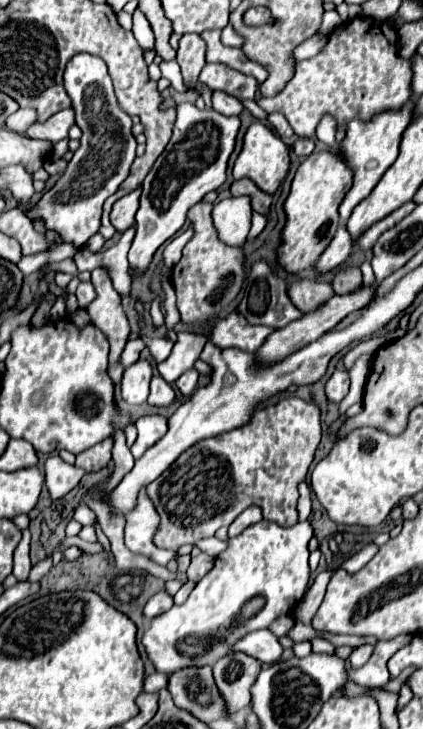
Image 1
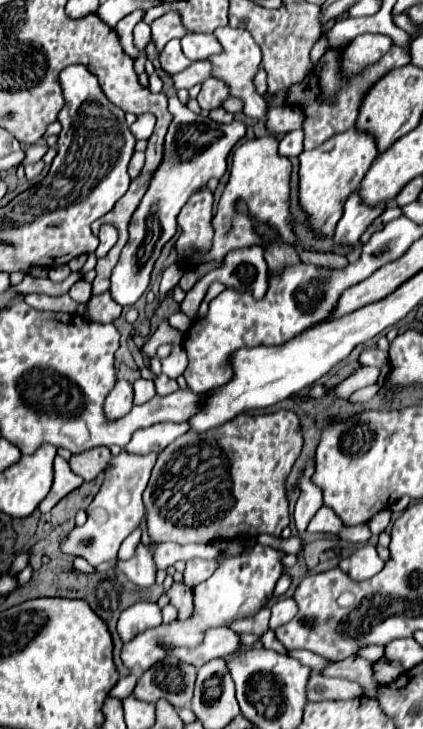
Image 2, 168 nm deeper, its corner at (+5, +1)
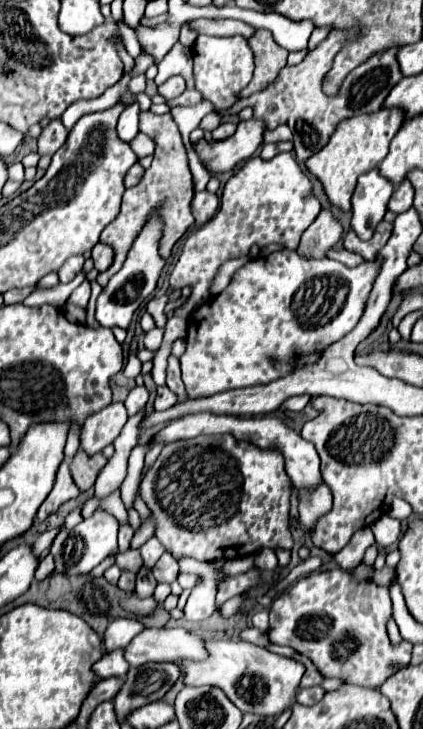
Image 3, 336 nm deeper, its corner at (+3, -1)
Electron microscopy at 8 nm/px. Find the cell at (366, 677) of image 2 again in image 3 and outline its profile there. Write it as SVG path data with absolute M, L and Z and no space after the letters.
M293 656L293 660L295 662L301 662L303 666L305 666L305 674L303 674L303 678L301 678L301 684L299 684L299 690L303 690L303 688L309 688L309 686L317 686L317 684L321 684L321 680L323 680L323 676L315 670L315 666L311 666L311 662L307 660L307 658L303 658L303 656Z

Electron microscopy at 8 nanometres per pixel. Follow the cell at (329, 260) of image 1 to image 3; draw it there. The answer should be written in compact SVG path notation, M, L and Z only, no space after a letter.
M379 168L369 170L369 174L359 176L355 194L353 194L353 220L351 228L361 240L373 236L375 226L383 220L387 212L387 202L393 194L395 184L379 174Z

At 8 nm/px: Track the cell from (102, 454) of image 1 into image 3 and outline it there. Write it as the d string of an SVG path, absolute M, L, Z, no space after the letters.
M81 450L75 454L73 462L71 462L71 476L75 486L85 492L89 488L93 488L97 474L101 472L101 468L107 464L107 458L103 454L95 454L95 458L87 458L87 454L83 454Z

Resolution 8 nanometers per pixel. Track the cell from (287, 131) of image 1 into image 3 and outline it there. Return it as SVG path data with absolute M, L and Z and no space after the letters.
M199 34L195 44L191 46L193 52L193 78L195 88L201 92L205 100L211 100L217 110L227 110L237 100L235 94L251 82L253 70L253 52L243 36L233 38L215 38Z

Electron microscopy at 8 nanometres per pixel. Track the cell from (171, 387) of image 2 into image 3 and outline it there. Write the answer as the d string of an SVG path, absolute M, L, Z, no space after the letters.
M161 386L157 388L157 396L155 396L155 410L167 410L171 406L177 404L177 396L167 388L167 386Z

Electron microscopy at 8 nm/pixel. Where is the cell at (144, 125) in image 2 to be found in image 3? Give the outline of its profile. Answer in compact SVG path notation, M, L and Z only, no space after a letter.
M137 134L135 140L131 142L131 150L135 152L137 158L143 158L143 156L151 156L155 152L155 142L147 136L147 134Z

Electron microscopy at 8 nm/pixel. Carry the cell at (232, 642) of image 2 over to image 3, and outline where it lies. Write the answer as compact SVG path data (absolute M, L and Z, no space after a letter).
M147 628L137 634L125 648L123 656L131 666L147 662L177 662L179 658L207 658L203 638L183 628Z

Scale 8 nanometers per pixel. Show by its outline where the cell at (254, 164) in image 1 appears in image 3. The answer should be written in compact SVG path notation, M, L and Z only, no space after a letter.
M291 152L277 154L269 162L261 160L259 156L249 158L225 184L221 206L215 216L185 240L183 254L171 272L171 286L175 290L191 286L193 292L187 304L179 308L175 316L187 318L193 310L197 310L197 306L207 302L209 284L215 278L219 266L225 260L249 254L253 244L259 244L261 248L269 244L283 244L285 248L295 250L303 232L319 212L321 206L313 196L311 180L303 174Z

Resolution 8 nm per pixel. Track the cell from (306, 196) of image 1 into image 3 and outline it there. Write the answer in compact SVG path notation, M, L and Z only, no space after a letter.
M381 108L379 112L343 120L343 122L339 122L337 130L333 132L329 144L321 152L313 154L311 160L305 162L307 170L321 180L331 204L335 204L343 212L351 210L351 196L353 196L357 178L383 162L383 158L387 156L387 150L389 150L389 142L399 132L403 118L405 118L405 114L399 108Z

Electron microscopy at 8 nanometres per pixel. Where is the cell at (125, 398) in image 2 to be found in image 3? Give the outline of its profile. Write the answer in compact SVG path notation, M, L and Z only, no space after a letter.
M121 402L109 404L107 408L87 416L79 434L81 448L89 456L101 452L105 446L113 444L113 440L121 434L125 422L127 422L127 410Z

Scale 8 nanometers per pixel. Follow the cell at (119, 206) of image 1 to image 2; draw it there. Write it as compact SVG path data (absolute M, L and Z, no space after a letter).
M103 224L101 226L101 230L99 230L99 246L97 246L97 250L95 250L95 254L97 254L97 258L101 258L101 256L105 256L111 248L113 248L113 244L117 242L117 228L113 226L113 224Z

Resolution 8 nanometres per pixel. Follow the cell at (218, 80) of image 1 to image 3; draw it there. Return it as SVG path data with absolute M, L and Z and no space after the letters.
M171 76L165 84L159 86L159 94L163 98L177 98L185 90L185 80L183 76Z

